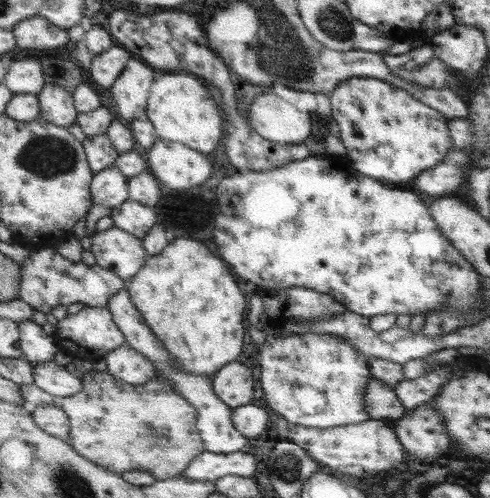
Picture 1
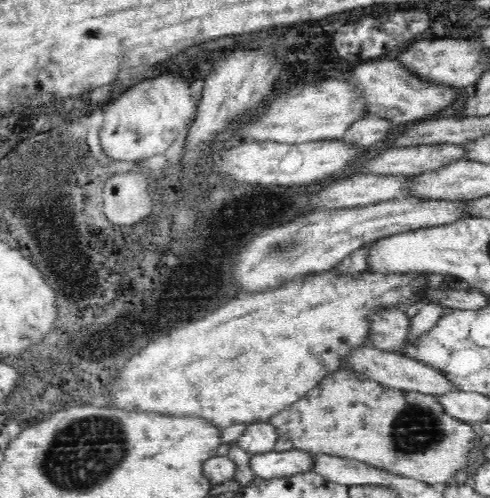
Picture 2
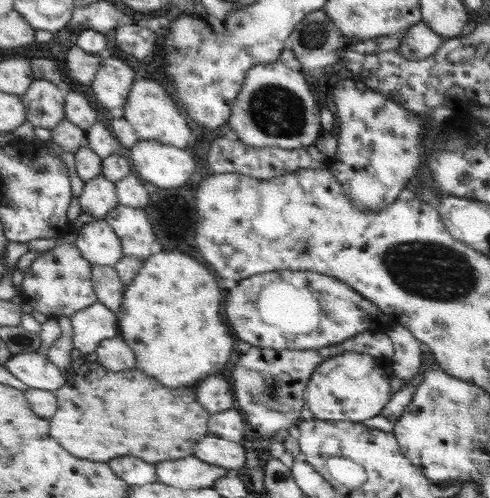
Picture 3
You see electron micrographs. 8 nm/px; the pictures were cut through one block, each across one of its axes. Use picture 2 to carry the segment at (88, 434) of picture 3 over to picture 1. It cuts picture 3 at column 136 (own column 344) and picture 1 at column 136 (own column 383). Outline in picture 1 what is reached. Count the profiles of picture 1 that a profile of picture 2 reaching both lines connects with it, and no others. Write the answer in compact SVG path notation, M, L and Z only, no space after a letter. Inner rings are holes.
M107 370L79 374L81 390L59 398L57 404L69 418L69 444L77 454L93 460L119 476L127 470L145 470L157 480L171 480L183 474L191 460L205 452L197 434L197 410L173 386L169 378L153 376L145 384L131 386L113 378Z

